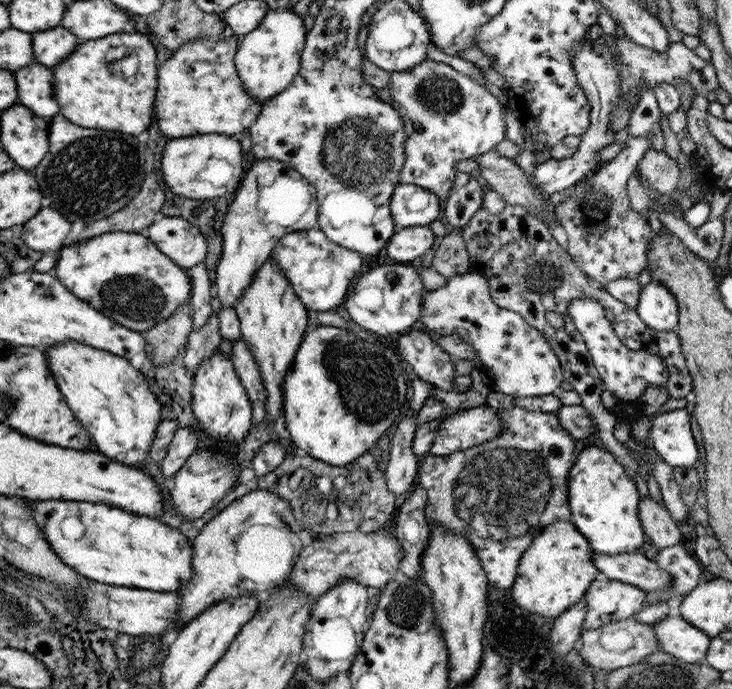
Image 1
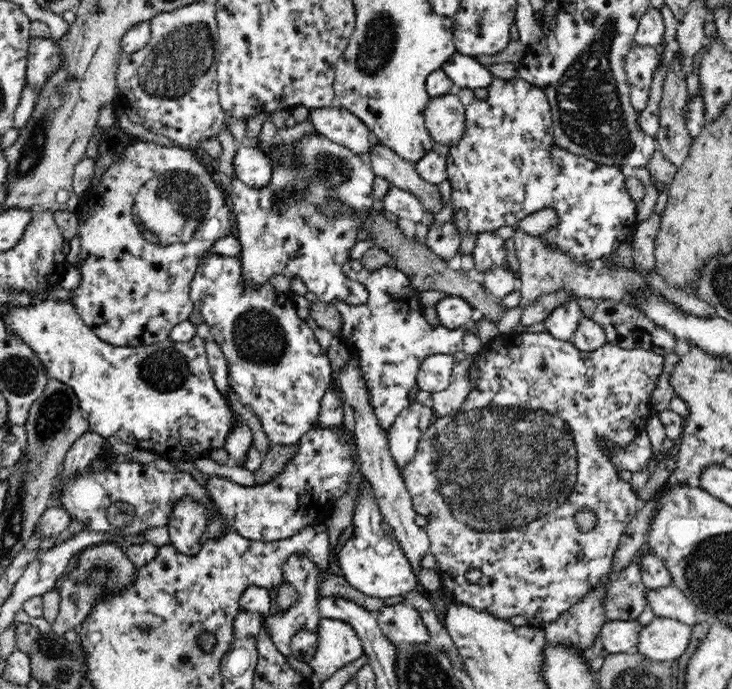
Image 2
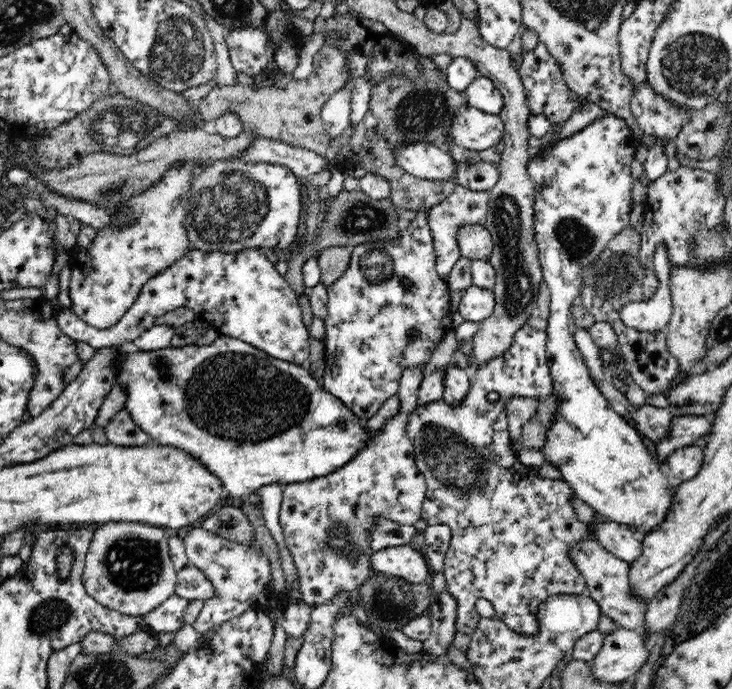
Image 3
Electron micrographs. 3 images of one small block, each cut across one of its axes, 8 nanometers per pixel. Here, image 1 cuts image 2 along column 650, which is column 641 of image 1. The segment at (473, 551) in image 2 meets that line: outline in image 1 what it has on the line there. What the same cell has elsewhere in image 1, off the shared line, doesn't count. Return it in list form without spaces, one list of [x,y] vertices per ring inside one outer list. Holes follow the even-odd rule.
[[[590,297],[575,298],[570,303],[569,323],[584,338],[590,359],[597,373],[603,380],[603,391],[609,391],[616,398],[618,406],[609,410],[618,422],[631,426],[637,419],[643,417],[642,396],[648,385],[665,386],[668,380],[666,371],[667,360],[645,351],[632,351],[628,349],[617,337],[612,325],[605,317],[605,310],[599,300]]]

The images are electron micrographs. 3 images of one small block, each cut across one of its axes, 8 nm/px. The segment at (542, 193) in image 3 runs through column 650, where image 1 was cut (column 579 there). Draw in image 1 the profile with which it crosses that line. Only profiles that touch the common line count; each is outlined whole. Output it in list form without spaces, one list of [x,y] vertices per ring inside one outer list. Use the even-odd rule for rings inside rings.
[[[581,443],[568,474],[570,521],[586,537],[591,550],[610,556],[618,552],[647,551],[647,536],[639,515],[642,498],[630,473],[612,453]]]

